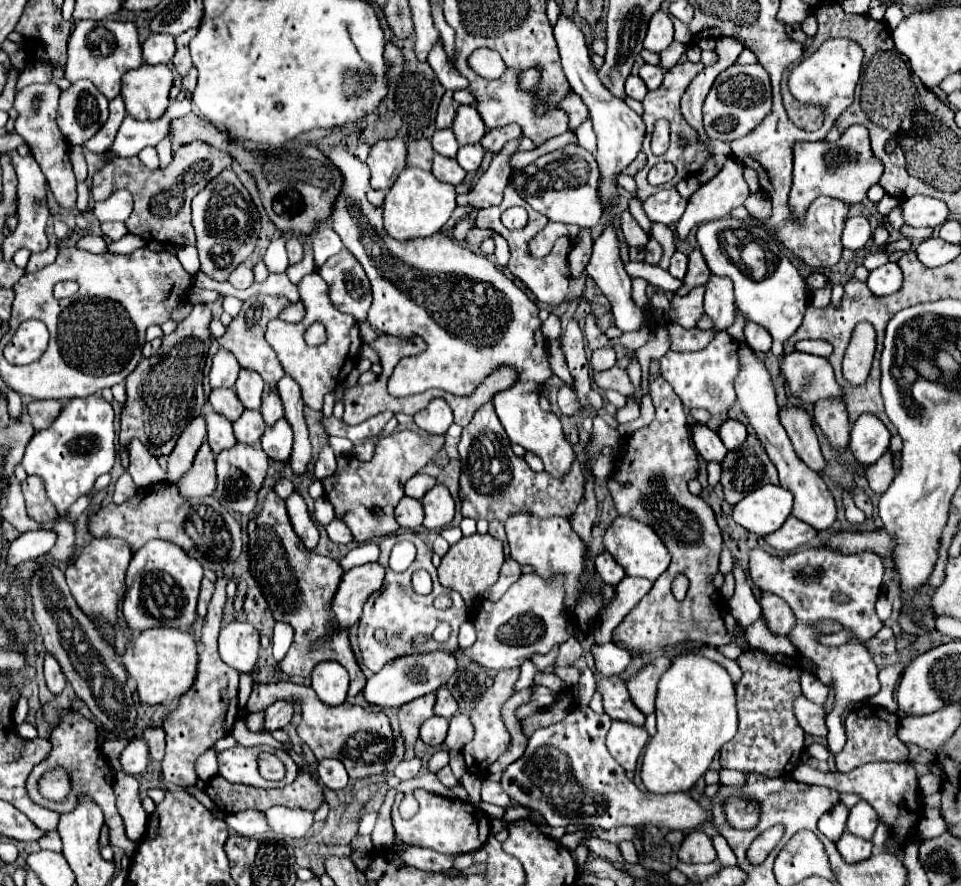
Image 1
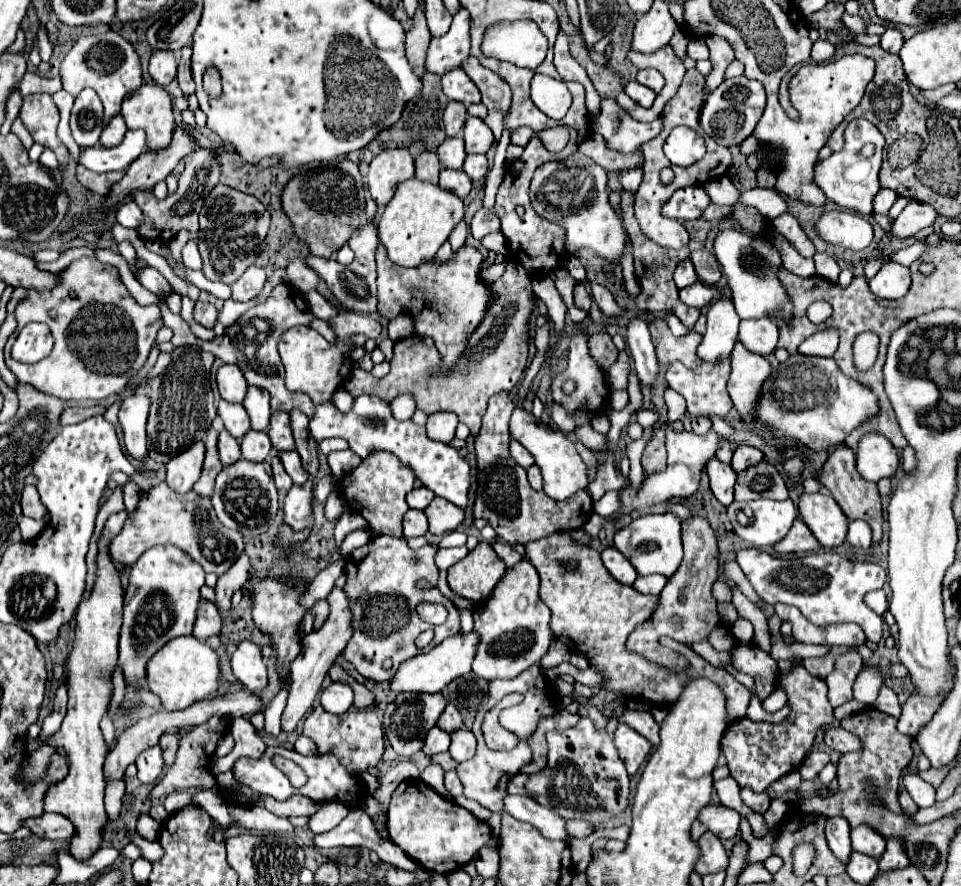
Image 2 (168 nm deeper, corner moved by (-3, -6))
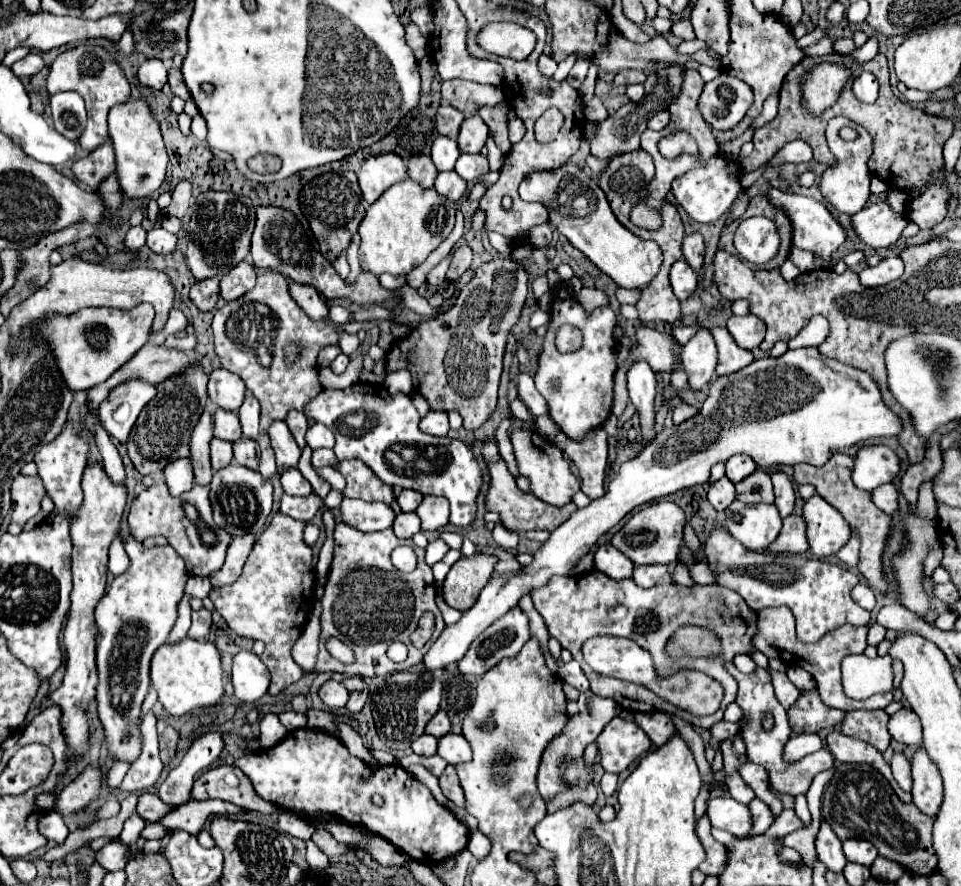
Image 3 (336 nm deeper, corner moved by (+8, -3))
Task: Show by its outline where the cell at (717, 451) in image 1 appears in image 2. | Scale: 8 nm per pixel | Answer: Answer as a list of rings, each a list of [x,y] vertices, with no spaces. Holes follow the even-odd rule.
[[[712,458],[706,468],[710,476],[710,488],[716,496],[716,500],[724,506],[730,506],[734,502],[734,484],[736,484],[736,472],[732,466],[722,464],[718,458]]]

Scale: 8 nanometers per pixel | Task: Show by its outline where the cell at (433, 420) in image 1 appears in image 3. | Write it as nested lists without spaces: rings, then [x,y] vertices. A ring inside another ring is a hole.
[[[429,411],[429,413],[427,413],[423,419],[421,419],[419,429],[421,429],[423,433],[437,435],[437,437],[447,435],[447,431],[449,431],[447,413],[443,413],[443,411]]]

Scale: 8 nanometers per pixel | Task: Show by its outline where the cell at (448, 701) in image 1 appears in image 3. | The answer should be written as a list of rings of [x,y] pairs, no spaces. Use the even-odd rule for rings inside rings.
[[[439,709],[437,711],[437,715],[429,721],[429,725],[425,727],[425,733],[429,733],[429,735],[433,735],[433,737],[443,737],[443,735],[447,735],[449,733],[449,729],[451,729],[451,725],[449,725],[449,717],[447,717],[447,713],[443,711],[443,709]]]

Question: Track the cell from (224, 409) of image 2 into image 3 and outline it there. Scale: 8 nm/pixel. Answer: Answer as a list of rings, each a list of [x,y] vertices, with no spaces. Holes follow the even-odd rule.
[[[217,409],[213,415],[215,437],[225,441],[237,441],[241,437],[241,425],[237,413],[229,413],[225,409]]]

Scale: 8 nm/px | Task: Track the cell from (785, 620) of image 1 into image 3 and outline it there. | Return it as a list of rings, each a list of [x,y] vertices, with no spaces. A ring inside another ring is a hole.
[[[767,607],[767,609],[759,611],[759,615],[757,615],[757,637],[753,637],[753,645],[761,653],[765,653],[767,657],[777,657],[777,659],[785,661],[787,665],[795,665],[795,667],[801,667],[807,673],[811,673],[815,677],[815,681],[817,681],[821,701],[825,705],[833,707],[833,709],[841,709],[841,711],[885,709],[893,701],[891,693],[873,695],[869,701],[853,701],[853,699],[845,697],[845,693],[843,693],[843,687],[841,687],[841,661],[843,661],[845,655],[863,653],[863,649],[867,647],[867,627],[841,625],[841,627],[825,633],[825,637],[821,637],[821,641],[817,641],[815,645],[805,645],[803,641],[797,641],[795,617],[793,617],[791,609],[789,607]]]

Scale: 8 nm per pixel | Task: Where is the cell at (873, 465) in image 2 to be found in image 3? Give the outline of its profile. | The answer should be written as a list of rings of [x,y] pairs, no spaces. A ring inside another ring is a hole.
[[[865,445],[855,455],[853,483],[873,491],[877,485],[893,481],[899,473],[899,457],[887,445]]]

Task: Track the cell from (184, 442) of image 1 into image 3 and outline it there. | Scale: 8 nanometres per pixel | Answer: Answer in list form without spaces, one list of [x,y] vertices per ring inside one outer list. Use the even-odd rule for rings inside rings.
[[[189,457],[171,461],[169,467],[163,469],[163,475],[171,495],[181,495],[193,487],[193,469]]]

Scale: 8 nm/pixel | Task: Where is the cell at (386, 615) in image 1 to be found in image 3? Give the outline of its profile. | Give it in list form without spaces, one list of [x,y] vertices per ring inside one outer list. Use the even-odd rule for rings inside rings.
[[[341,521],[337,523],[331,573],[325,585],[325,595],[321,597],[321,605],[323,605],[321,639],[319,639],[319,657],[317,657],[315,671],[335,671],[353,677],[383,677],[397,671],[407,671],[409,667],[421,663],[421,657],[429,649],[431,641],[421,649],[417,649],[411,643],[411,633],[417,629],[419,617],[425,611],[431,611],[435,615],[437,625],[433,631],[433,639],[445,627],[441,611],[435,605],[435,579],[431,567],[423,561],[423,557],[425,557],[425,549],[417,547],[413,539],[395,537],[393,529],[361,533],[349,525],[343,525]],[[399,545],[409,545],[417,553],[419,563],[413,573],[401,573],[391,565],[389,555]],[[371,567],[373,567],[373,591],[371,591]],[[331,637],[341,639],[347,647],[353,649],[355,661],[351,665],[345,665],[329,655],[325,643]],[[393,641],[401,641],[409,647],[409,659],[405,659],[403,663],[393,663],[385,655],[389,643]]]

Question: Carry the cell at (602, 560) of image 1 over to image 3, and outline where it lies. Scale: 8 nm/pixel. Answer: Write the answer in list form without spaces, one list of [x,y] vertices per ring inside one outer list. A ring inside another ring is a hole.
[[[603,543],[595,551],[595,569],[613,579],[627,579],[633,573],[635,565],[611,543]]]

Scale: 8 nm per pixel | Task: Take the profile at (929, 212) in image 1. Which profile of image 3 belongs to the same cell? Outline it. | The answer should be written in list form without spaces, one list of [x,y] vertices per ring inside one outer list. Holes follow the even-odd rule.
[[[885,201],[853,215],[853,229],[869,247],[893,245],[901,237],[907,223],[909,219],[903,213],[893,213]]]

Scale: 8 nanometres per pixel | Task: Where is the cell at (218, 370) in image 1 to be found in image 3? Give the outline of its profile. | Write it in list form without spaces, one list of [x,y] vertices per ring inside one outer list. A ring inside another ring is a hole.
[[[223,367],[211,371],[211,375],[209,375],[209,399],[217,407],[227,409],[227,411],[237,411],[243,403],[245,393],[247,393],[245,383],[235,373],[229,373]]]

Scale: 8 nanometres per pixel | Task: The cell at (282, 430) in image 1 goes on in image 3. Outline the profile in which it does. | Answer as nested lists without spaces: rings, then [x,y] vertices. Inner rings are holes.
[[[281,469],[281,485],[289,495],[309,495],[313,491],[299,469]]]

